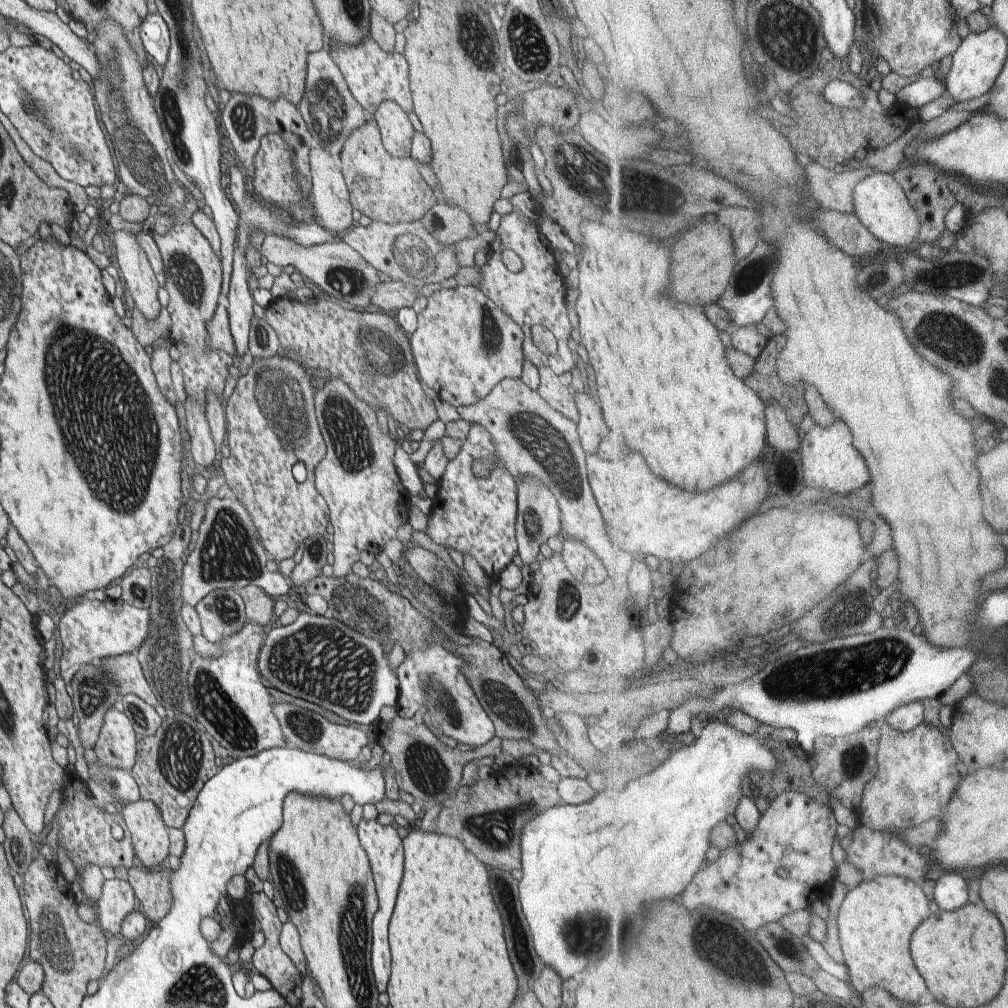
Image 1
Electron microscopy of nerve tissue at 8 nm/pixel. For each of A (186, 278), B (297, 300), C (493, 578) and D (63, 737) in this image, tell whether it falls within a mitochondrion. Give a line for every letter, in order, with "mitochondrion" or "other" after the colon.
A: mitochondrion
B: other
C: other
D: other

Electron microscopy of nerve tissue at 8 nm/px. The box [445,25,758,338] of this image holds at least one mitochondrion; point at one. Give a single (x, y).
(603, 190)

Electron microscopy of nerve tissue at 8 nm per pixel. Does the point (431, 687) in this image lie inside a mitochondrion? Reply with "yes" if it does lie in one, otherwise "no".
yes

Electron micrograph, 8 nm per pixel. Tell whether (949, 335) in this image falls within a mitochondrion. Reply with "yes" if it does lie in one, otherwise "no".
yes

